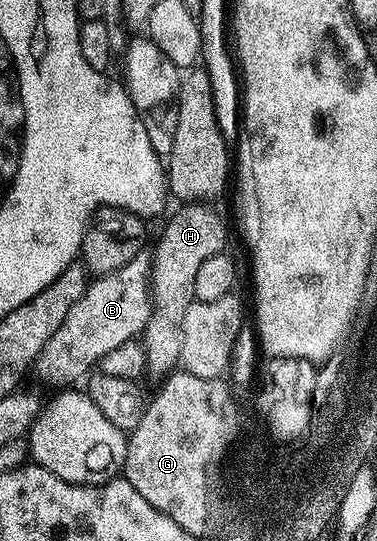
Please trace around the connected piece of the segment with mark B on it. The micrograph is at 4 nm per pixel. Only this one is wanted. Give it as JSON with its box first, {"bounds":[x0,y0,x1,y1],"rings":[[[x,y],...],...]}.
{"bounds":[34,251,151,390],"rings":[[[142,251],[126,262],[122,270],[95,277],[89,283],[82,298],[70,306],[70,314],[66,314],[62,326],[54,330],[54,338],[42,346],[34,365],[34,376],[36,372],[42,383],[53,384],[56,390],[75,385],[72,384],[75,380],[83,381],[110,350],[143,333],[151,312],[150,256],[147,251]]]}

